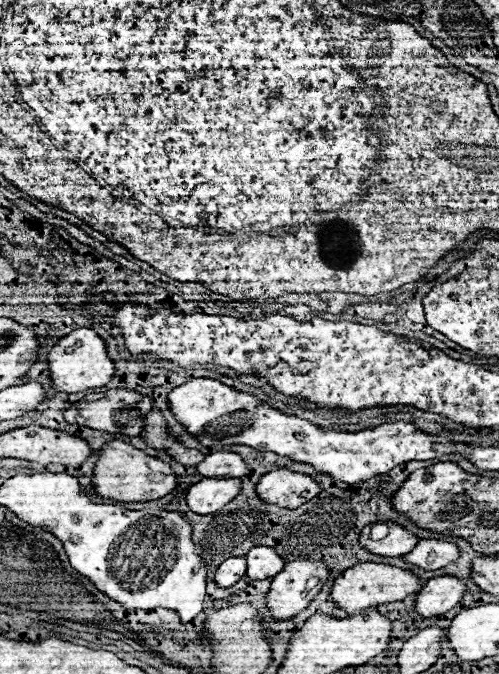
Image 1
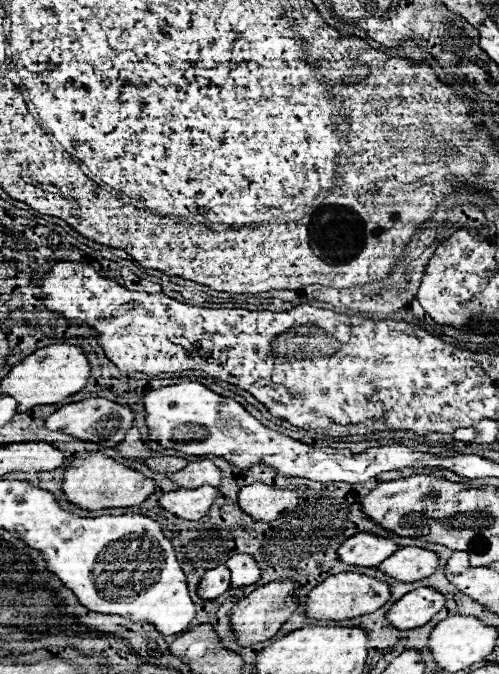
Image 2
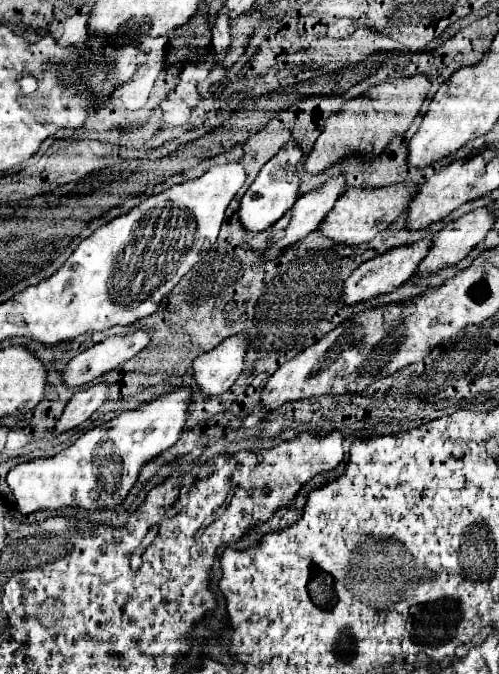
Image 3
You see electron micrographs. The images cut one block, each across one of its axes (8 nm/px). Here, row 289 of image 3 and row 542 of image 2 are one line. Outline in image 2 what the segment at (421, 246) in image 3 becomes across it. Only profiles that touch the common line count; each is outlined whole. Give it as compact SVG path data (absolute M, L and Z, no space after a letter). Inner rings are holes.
M360 532L352 538L348 538L340 550L338 556L342 562L348 564L348 558L360 560L360 564L356 566L378 566L380 562L384 562L388 556L392 556L400 546L396 542L392 542L390 538L382 538L376 536L372 532Z

